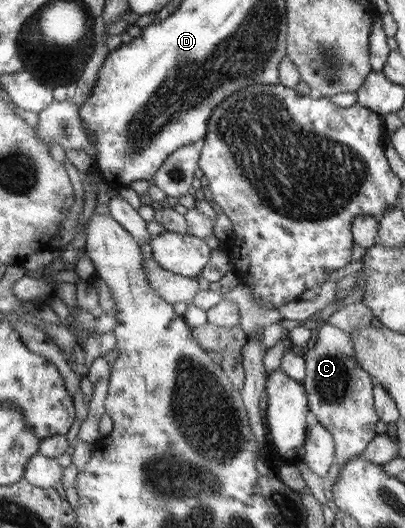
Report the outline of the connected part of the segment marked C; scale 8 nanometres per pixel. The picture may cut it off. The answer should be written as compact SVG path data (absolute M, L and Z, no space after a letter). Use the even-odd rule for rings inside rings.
M322 324L317 331L317 340L307 349L303 357L306 363L306 376L302 385L309 400L308 411L331 432L335 444L334 463L325 478L325 486L332 489L334 481L341 475L343 465L349 459L361 456L377 434L375 429L380 417L374 408L374 382L369 373L363 371L363 367L357 363L349 334L331 324Z

